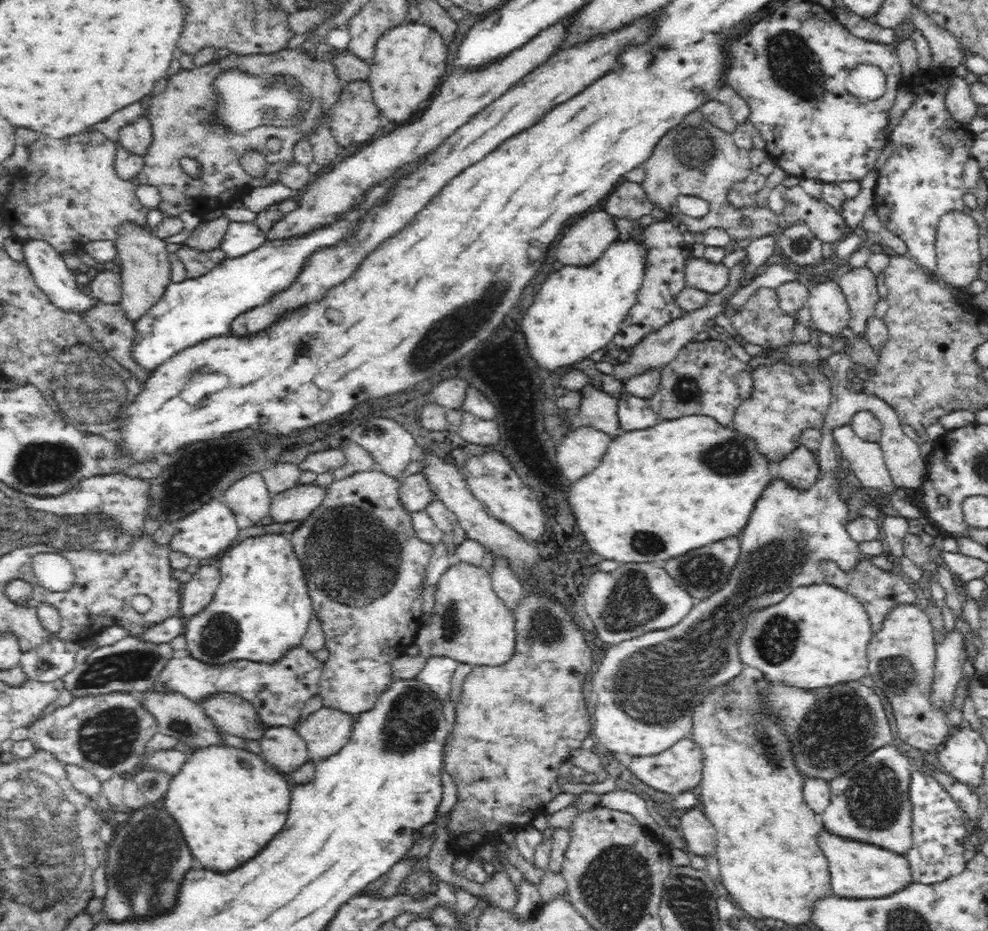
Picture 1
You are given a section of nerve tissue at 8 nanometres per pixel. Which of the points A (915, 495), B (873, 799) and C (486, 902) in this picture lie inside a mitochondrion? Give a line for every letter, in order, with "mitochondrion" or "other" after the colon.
A: other
B: mitochondrion
C: other

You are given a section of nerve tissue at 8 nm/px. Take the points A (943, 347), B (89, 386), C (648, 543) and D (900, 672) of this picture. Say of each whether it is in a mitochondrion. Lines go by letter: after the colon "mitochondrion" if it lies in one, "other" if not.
A: other
B: mitochondrion
C: mitochondrion
D: mitochondrion

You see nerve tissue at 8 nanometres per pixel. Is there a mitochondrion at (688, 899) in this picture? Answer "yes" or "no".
yes

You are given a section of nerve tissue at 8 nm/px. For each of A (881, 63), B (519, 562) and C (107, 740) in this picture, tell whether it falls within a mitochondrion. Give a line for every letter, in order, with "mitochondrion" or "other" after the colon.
A: other
B: mitochondrion
C: mitochondrion

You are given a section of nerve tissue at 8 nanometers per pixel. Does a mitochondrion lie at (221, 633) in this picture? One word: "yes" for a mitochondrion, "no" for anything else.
yes

